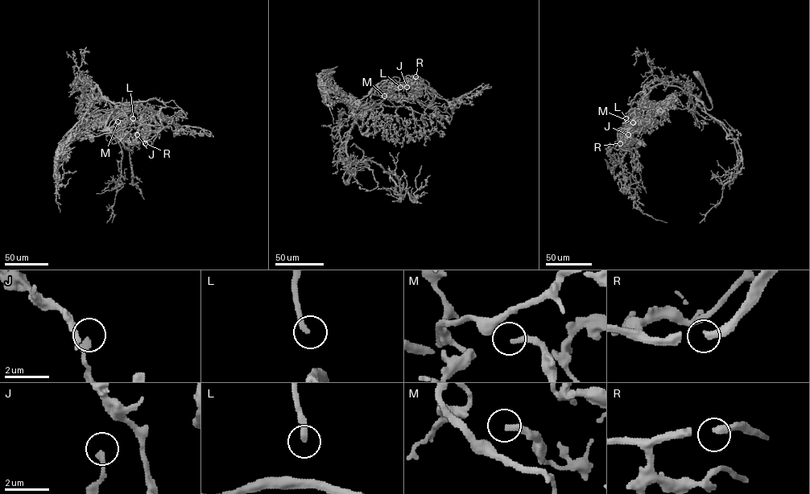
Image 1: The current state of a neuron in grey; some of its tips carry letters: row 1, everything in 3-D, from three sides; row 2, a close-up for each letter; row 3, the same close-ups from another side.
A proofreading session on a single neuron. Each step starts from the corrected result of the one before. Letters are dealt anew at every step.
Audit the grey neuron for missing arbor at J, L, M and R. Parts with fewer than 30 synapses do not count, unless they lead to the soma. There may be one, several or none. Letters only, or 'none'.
L

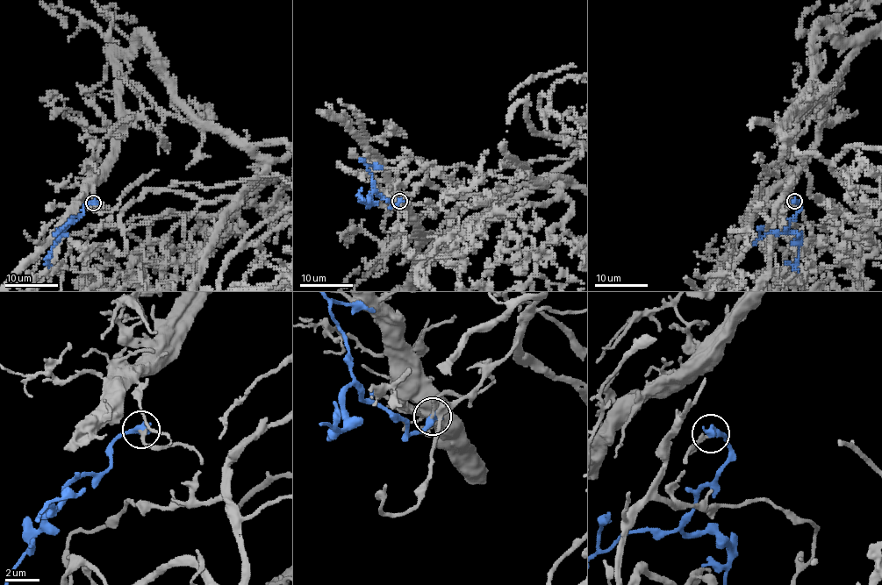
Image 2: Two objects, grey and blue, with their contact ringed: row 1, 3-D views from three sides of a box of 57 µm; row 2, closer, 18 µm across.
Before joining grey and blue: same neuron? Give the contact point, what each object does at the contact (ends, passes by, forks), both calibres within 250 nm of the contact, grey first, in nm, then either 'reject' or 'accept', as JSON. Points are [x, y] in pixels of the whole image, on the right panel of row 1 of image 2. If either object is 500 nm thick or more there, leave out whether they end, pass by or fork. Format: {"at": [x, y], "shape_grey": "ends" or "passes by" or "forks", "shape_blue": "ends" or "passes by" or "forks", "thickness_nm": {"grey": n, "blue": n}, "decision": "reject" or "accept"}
{"at": [794, 201], "thickness_nm": {"grey": 200, "blue": 500}, "decision": "accept"}

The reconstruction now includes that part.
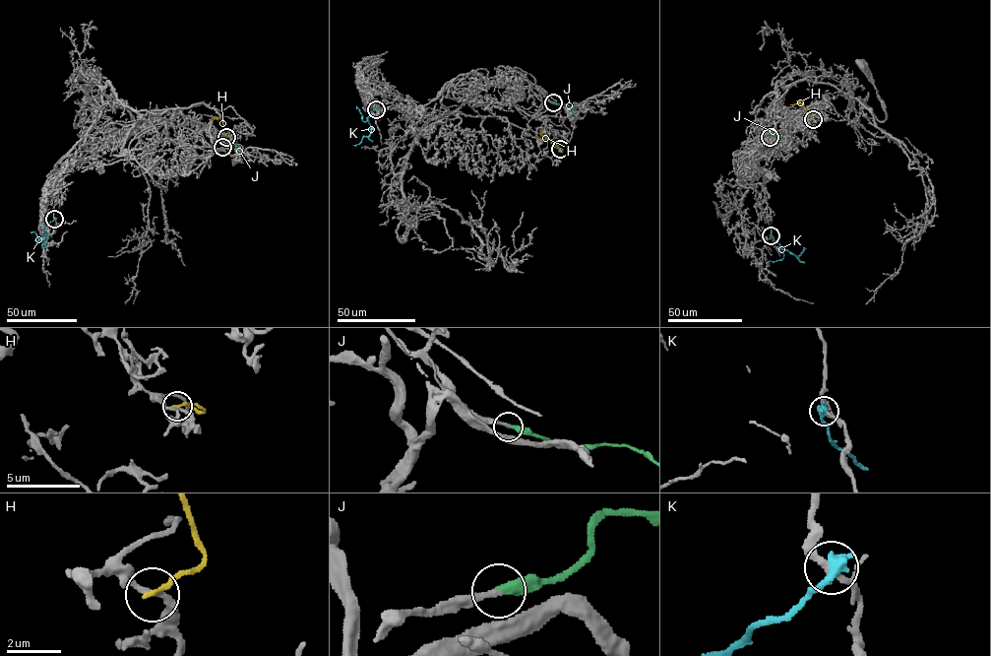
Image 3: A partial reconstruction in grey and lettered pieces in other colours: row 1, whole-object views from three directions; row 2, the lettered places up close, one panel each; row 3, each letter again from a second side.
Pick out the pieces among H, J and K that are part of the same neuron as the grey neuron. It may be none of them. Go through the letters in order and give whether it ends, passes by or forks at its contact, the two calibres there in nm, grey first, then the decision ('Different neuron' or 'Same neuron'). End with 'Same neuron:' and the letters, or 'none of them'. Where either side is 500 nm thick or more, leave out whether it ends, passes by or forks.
H: It ends there. Thickness 240 nm (grey) against 200 nm. Different neuron
J: It ends there. Thickness 200 nm (grey) against 360 nm. Same neuron
K: It ends there. Thickness 220 nm (grey) against 440 nm. Different neuron
Same neuron: J

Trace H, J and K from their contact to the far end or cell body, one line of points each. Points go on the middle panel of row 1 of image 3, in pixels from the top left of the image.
H: (560, 149), (542, 135), (542, 129)
J: (553, 102), (572, 106), (576, 112)
K: (376, 109), (367, 118), (371, 133), (353, 145)

